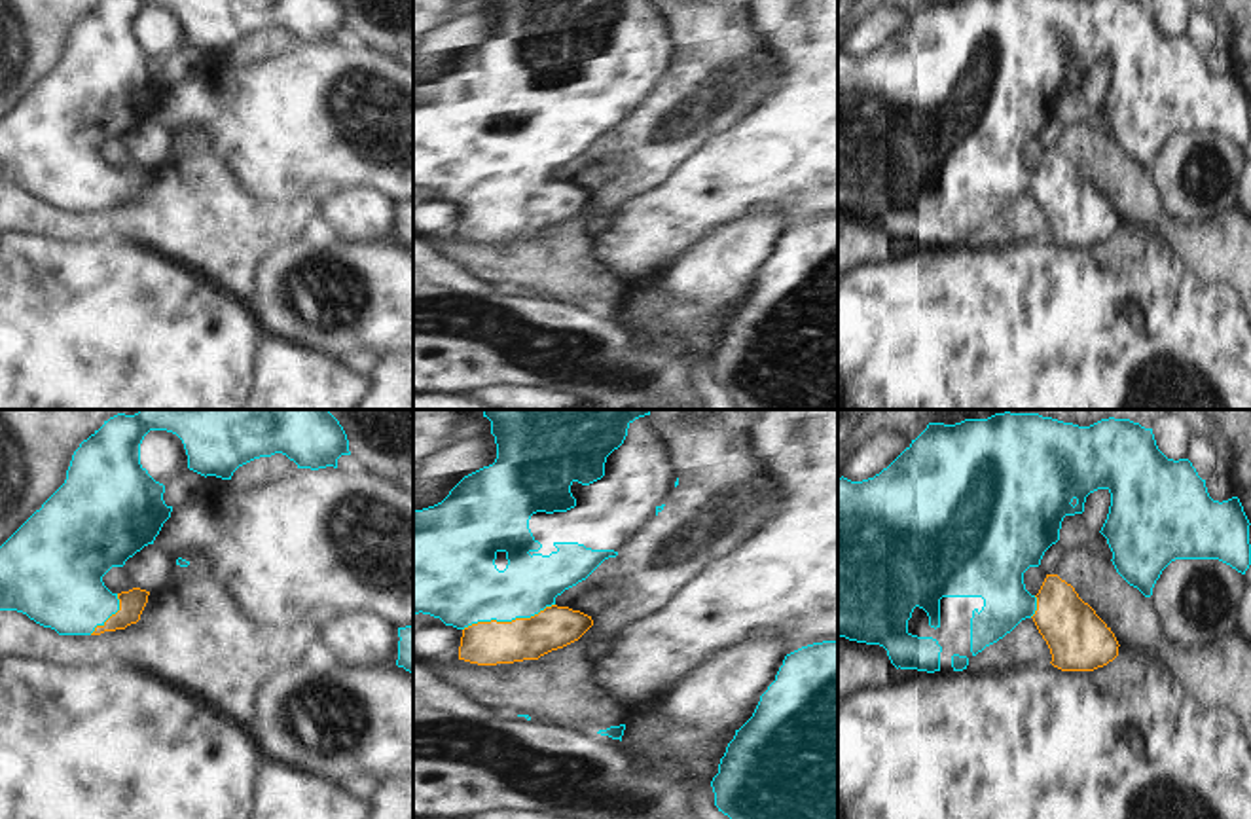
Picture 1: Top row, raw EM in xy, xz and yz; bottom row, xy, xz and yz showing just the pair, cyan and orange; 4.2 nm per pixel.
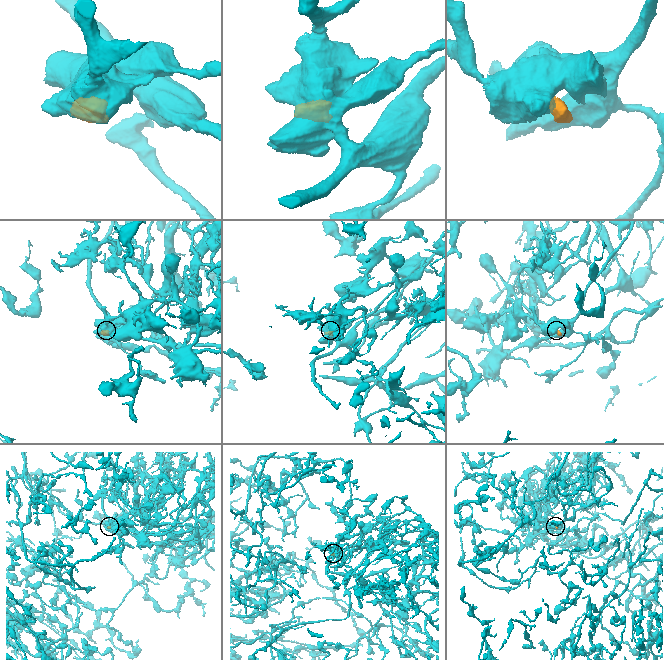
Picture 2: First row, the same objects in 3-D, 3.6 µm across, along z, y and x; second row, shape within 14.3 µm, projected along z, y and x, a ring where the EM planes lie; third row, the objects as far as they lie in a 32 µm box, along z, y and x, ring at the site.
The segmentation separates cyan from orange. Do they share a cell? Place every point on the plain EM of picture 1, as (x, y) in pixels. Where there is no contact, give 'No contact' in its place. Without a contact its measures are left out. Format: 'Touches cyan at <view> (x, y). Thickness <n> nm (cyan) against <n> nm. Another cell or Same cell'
Touches cyan at xz (508, 196). Thickness 340 nm (cyan) against 190 nm. Same cell.

